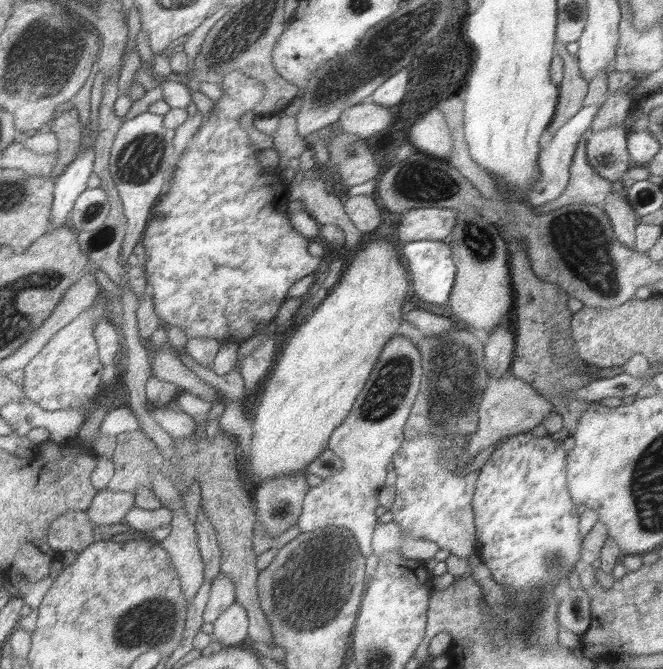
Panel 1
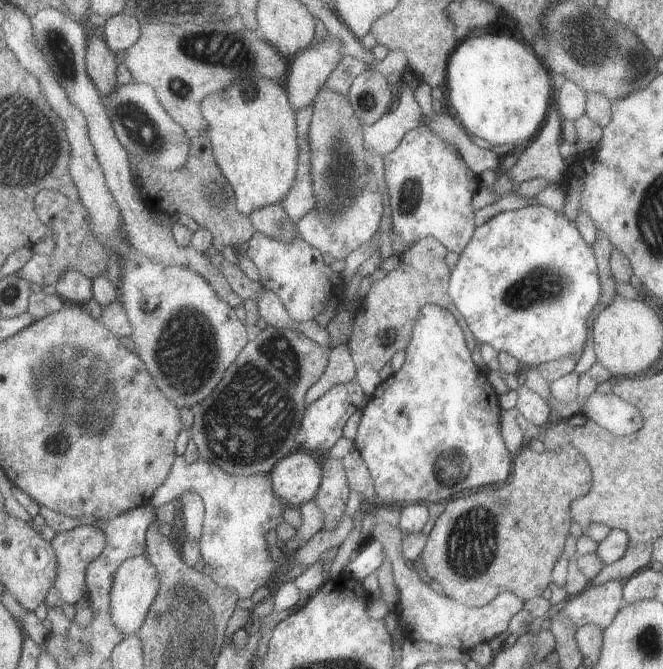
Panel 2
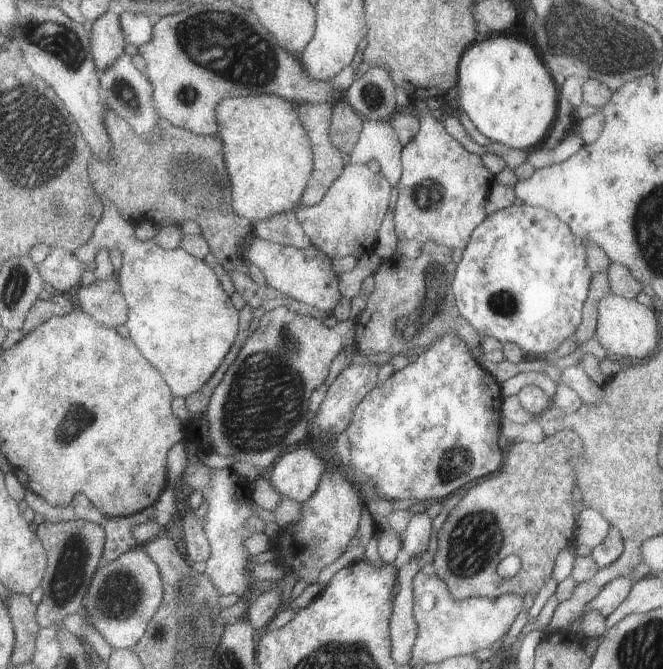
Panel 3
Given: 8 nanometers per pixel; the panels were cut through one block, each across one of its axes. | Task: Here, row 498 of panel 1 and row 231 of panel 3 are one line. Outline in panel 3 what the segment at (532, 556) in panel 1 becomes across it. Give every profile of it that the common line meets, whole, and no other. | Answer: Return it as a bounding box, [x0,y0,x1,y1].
[453,202,593,358]

